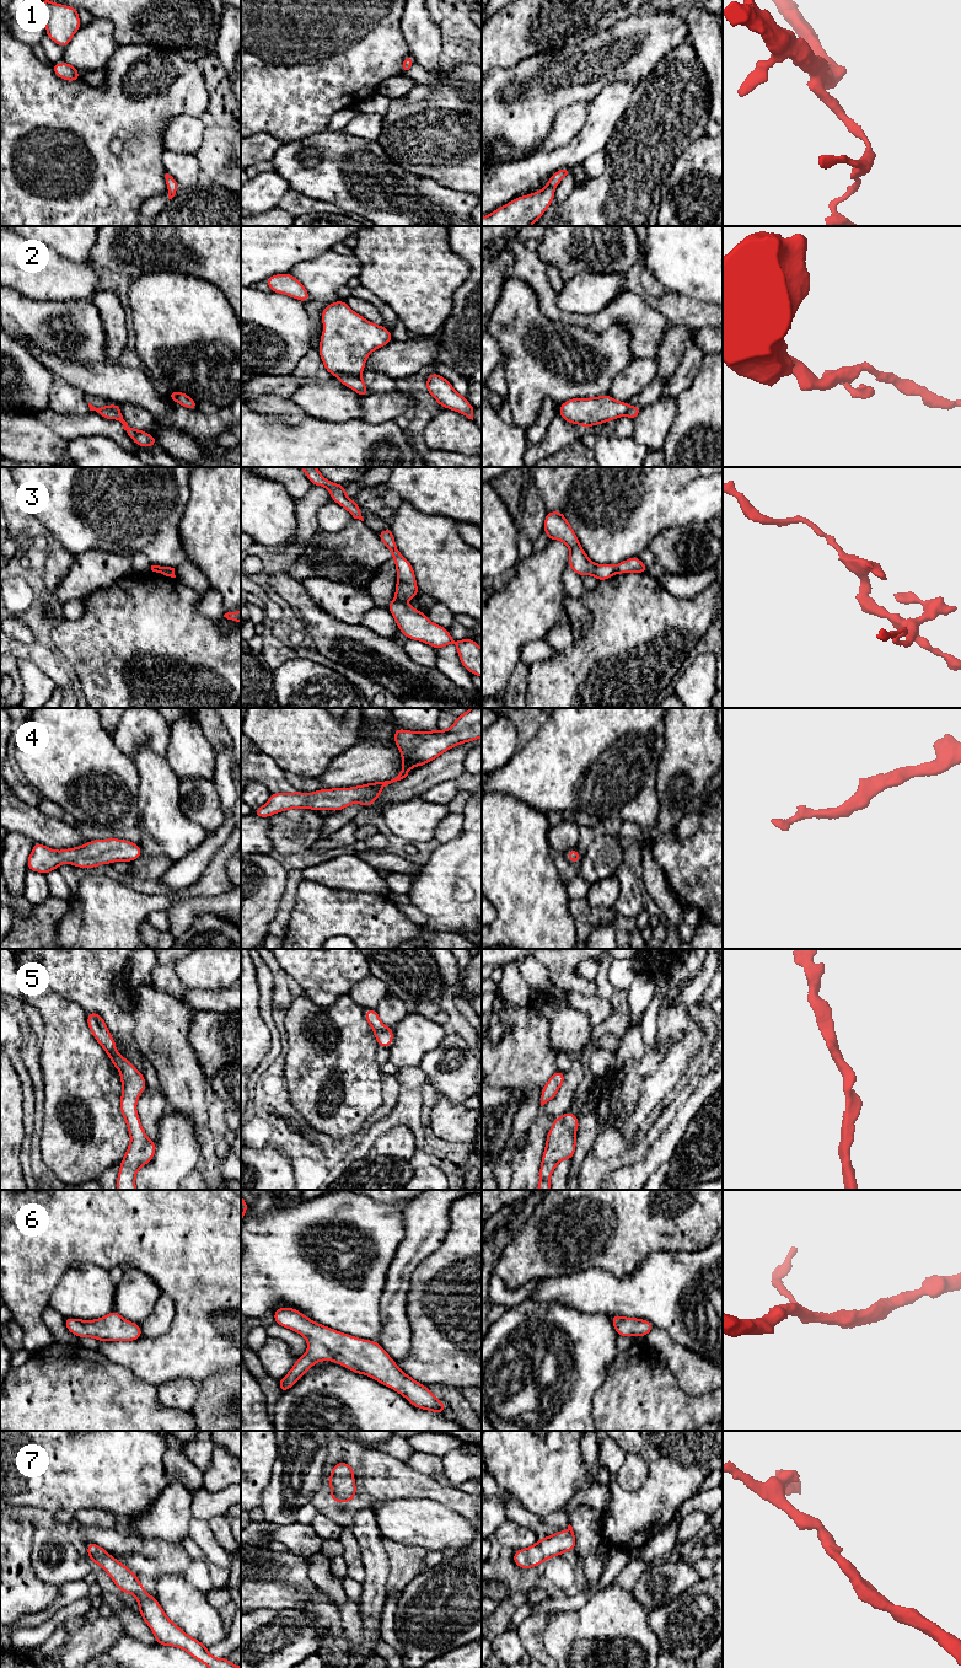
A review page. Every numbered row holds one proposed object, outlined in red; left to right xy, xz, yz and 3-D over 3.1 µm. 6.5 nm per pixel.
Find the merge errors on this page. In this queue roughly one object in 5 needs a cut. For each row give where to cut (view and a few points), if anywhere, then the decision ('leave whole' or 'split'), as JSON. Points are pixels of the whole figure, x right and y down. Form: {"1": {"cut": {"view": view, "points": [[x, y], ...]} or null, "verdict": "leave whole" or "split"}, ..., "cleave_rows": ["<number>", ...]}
{"1": {"cut": null, "verdict": "leave whole"}, "2": {"cut": {"view": "xz", "points": [[359, 374], [337, 375]]}, "verdict": "split"}, "3": {"cut": {"view": "yz", "points": [[615, 567], [617, 572]]}, "verdict": "split"}, "4": {"cut": null, "verdict": "leave whole"}, "5": {"cut": null, "verdict": "leave whole"}, "6": {"cut": null, "verdict": "leave whole"}, "7": {"cut": null, "verdict": "leave whole"}, "cleave_rows": ["2", "3"]}

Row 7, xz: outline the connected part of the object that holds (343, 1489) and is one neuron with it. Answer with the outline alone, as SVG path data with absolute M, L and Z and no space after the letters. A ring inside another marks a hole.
M342 1461L331 1468L333 1473L329 1474L328 1484L332 1486L329 1490L332 1500L335 1503L349 1503L356 1496L354 1466Z

